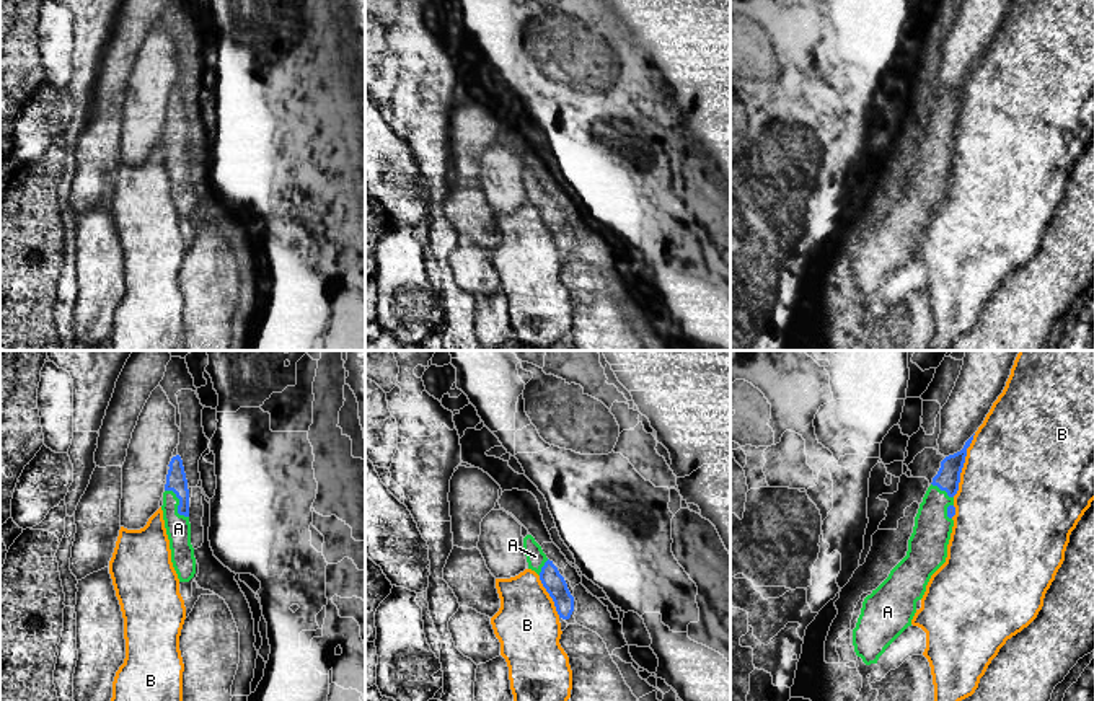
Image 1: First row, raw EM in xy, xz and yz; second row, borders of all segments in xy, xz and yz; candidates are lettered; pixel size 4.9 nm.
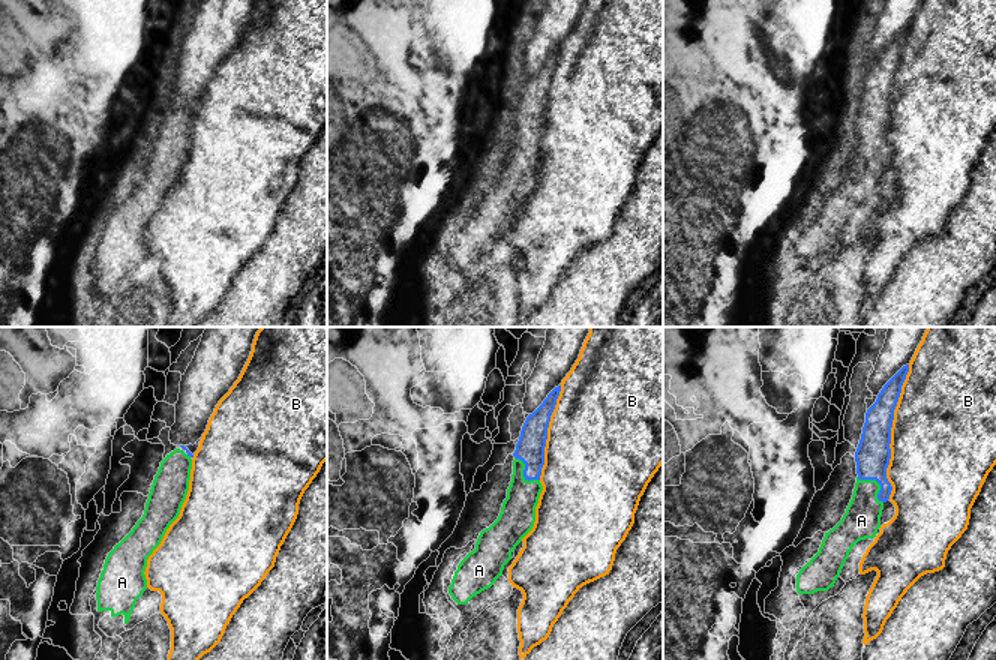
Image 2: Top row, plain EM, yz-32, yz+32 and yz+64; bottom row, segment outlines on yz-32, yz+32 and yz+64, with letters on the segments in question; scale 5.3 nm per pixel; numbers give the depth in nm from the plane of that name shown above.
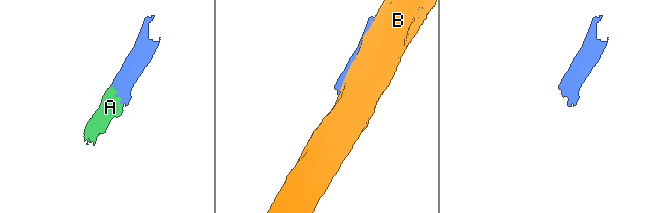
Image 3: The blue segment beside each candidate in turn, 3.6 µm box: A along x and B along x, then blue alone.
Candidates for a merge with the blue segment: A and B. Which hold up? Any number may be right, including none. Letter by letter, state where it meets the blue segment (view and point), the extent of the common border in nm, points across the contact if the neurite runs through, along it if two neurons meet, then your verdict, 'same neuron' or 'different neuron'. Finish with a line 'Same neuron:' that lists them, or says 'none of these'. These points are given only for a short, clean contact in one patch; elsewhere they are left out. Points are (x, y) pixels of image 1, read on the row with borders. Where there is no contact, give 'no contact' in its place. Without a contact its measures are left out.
A: contact xy (180, 504); length 180 nm; way xy (176, 481), (180, 504), (178, 529); same neuron
B: contact yz (962, 465); length 340 nm; different neuron
Same neuron: A

